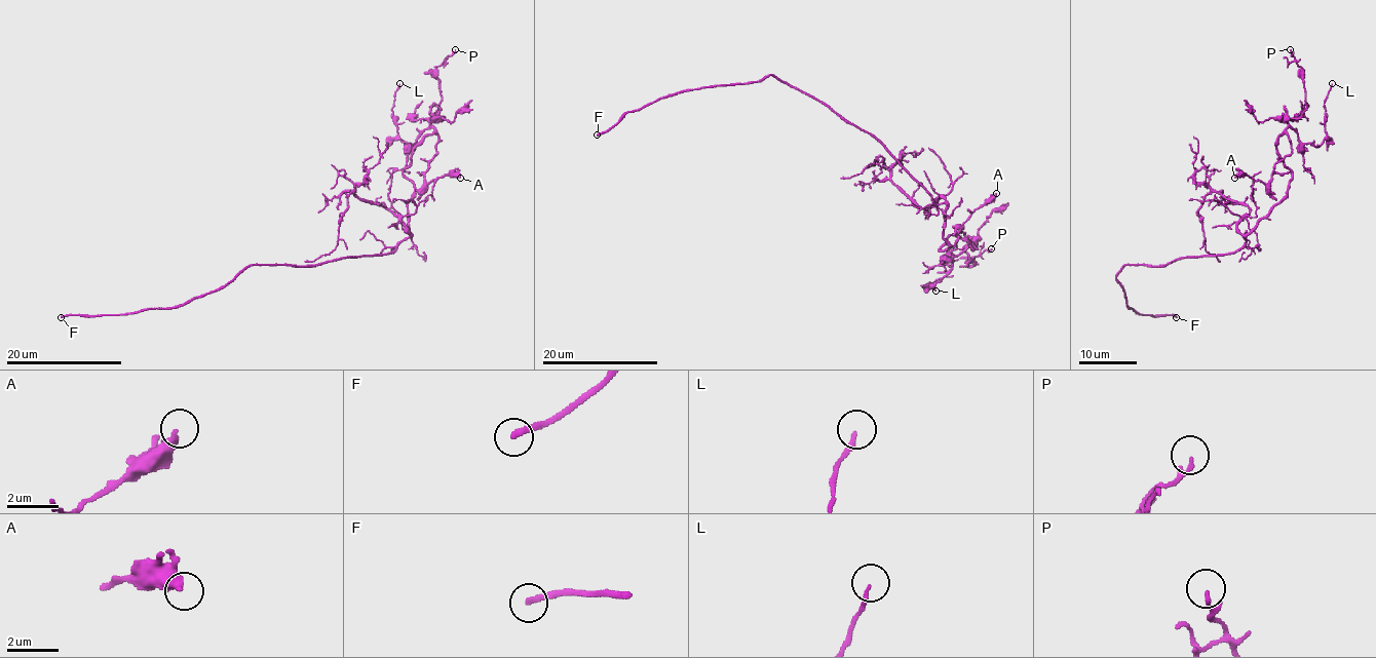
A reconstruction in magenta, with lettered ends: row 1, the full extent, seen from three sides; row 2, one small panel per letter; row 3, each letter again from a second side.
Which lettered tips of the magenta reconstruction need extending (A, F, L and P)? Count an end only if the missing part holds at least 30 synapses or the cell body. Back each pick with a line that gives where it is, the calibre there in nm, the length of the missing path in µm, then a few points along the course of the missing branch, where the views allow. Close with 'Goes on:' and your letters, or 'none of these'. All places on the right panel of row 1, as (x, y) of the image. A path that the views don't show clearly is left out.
F: place (1176, 317); calibre 240 nm; missing 25 µm; course (1176, 317), (1188, 317), (1202, 327), (1213, 328), (1221, 337), (1227, 337), (1229, 330)
Goes on: F

